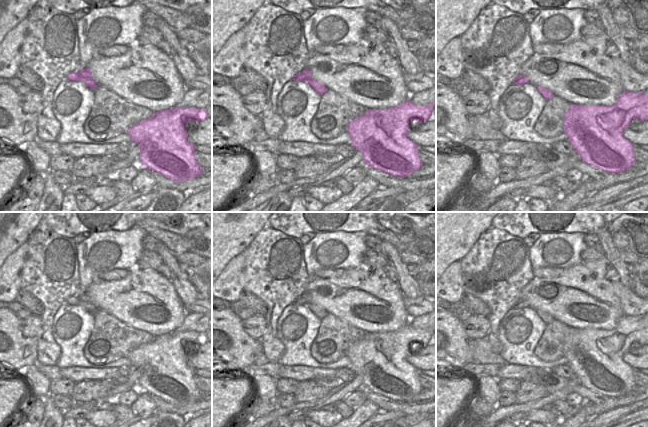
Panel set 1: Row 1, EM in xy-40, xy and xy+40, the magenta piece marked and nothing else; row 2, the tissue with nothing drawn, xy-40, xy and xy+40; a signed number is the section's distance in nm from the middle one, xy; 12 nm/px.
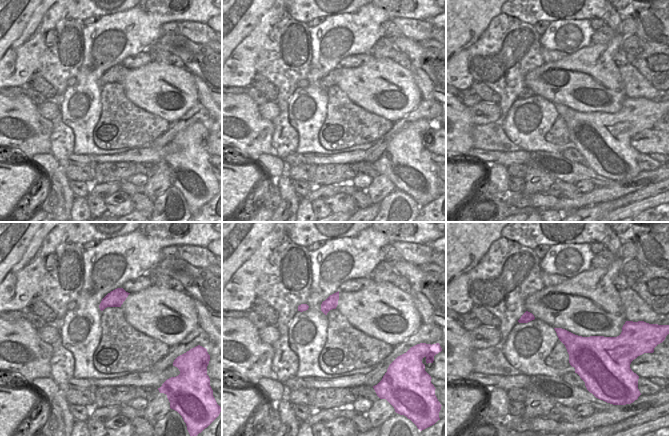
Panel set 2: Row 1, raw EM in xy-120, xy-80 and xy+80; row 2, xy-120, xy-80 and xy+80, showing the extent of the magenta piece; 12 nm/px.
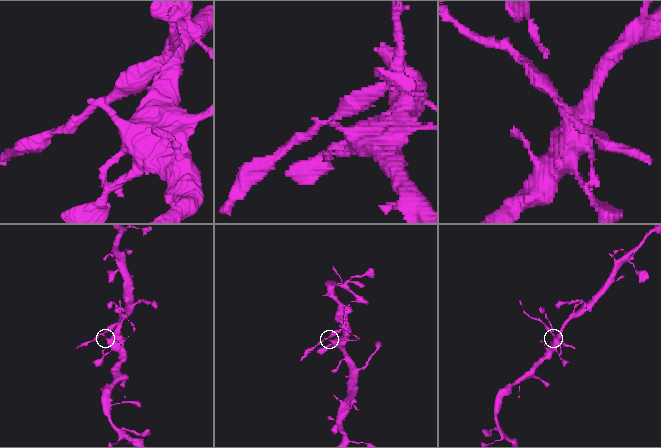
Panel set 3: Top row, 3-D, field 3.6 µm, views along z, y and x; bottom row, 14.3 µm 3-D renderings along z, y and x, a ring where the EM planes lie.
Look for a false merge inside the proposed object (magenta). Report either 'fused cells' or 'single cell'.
fused cells

